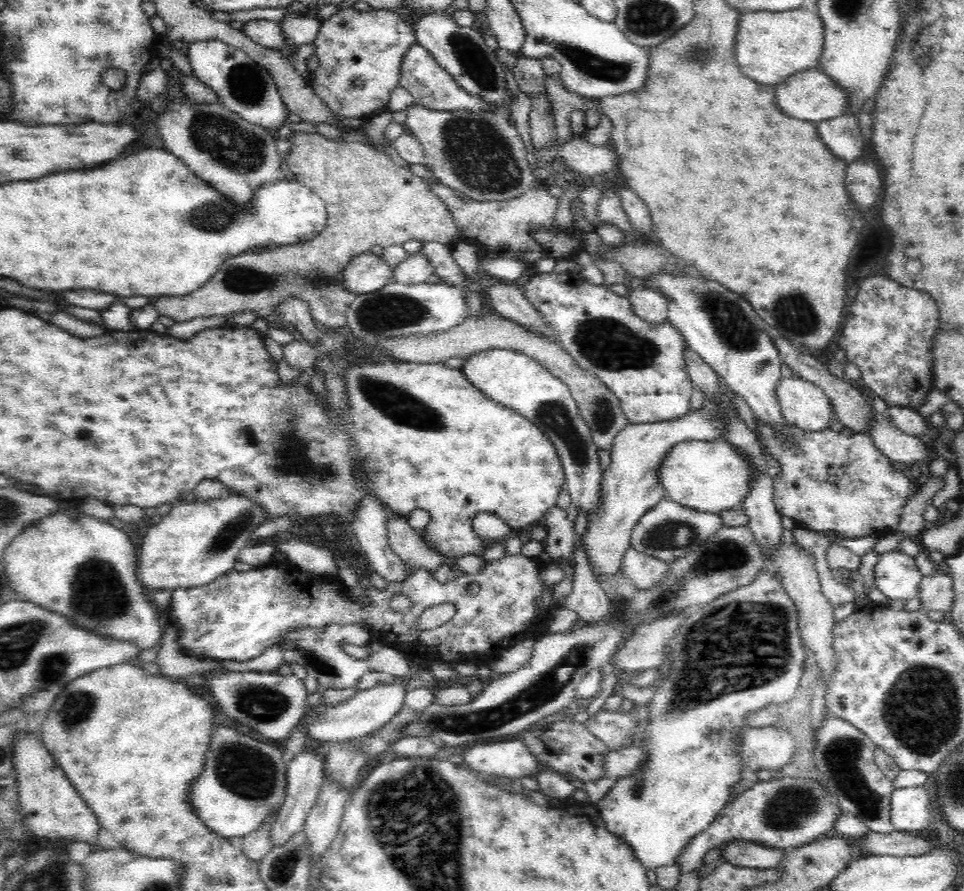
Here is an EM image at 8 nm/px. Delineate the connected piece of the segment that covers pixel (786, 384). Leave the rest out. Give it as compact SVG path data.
M782 377L778 381L775 391L782 416L787 424L805 431L814 432L828 428L831 421L836 419L826 393L813 382L804 380L802 377Z

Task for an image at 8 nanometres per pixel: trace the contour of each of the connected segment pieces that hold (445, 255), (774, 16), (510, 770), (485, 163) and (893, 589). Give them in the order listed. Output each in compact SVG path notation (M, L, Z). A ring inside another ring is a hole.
M422 241L421 251L428 257L430 264L434 266L435 274L438 274L443 284L454 287L464 287L466 285L466 275L460 269L456 260L452 257L452 245L440 242Z
M805 7L782 12L751 11L740 13L738 34L735 42L735 55L744 74L750 74L758 84L770 89L779 82L800 71L817 69L824 46L824 25L819 14L806 10Z
M514 738L509 741L480 744L462 756L466 767L490 777L516 780L522 776L535 776L539 772L539 759L528 751L526 741Z
M420 105L409 106L406 110L406 128L422 144L425 166L434 172L442 184L465 194L477 201L504 201L518 198L534 186L534 174L526 159L526 146L510 120L510 110L454 112L432 110Z
M901 548L882 554L874 568L875 586L888 599L900 599L904 602L918 596L923 577L915 558L908 556L905 551Z

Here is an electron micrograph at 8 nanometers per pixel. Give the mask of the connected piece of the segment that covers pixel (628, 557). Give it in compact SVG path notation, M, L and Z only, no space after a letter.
M630 548L624 554L621 573L637 590L648 590L669 573L670 563Z

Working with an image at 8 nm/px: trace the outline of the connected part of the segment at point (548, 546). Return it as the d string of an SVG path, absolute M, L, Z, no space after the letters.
M558 505L550 508L541 524L546 526L547 538L544 540L544 552L550 555L550 563L557 564L561 558L572 566L574 556L575 524L567 518L566 510Z

